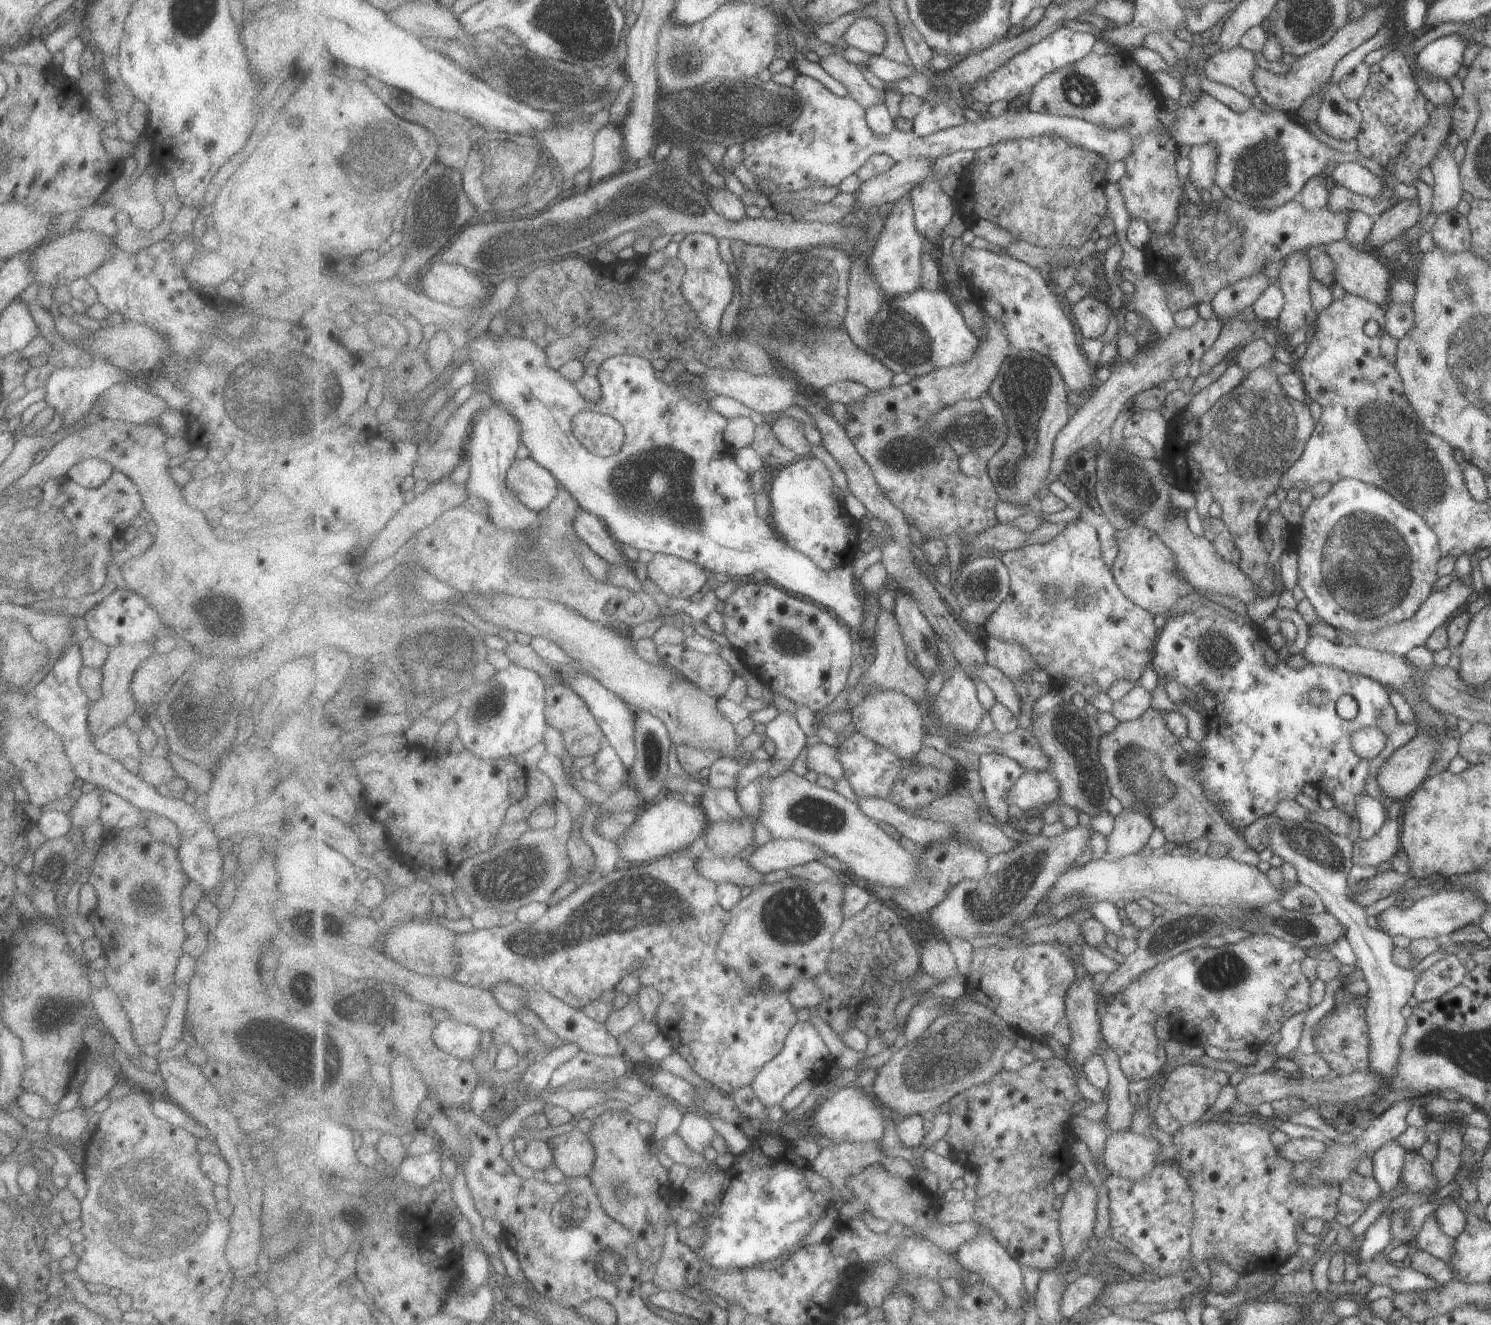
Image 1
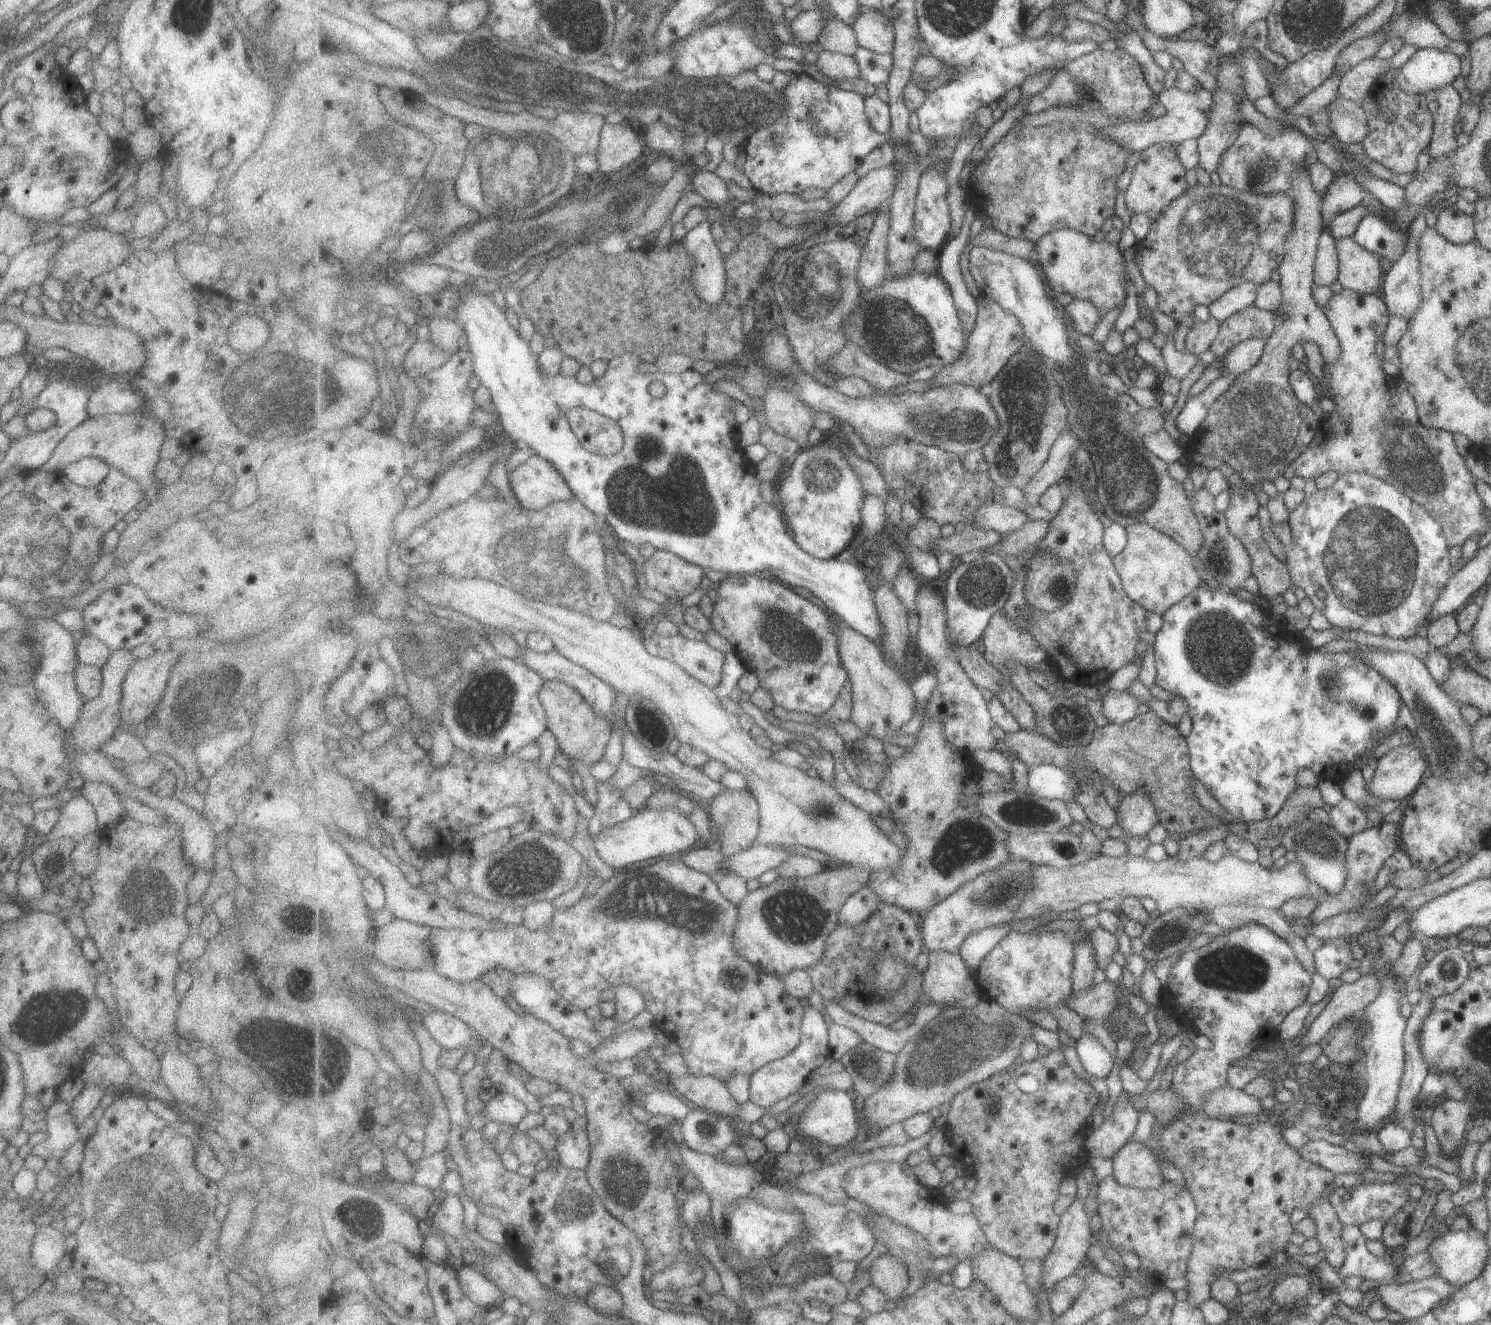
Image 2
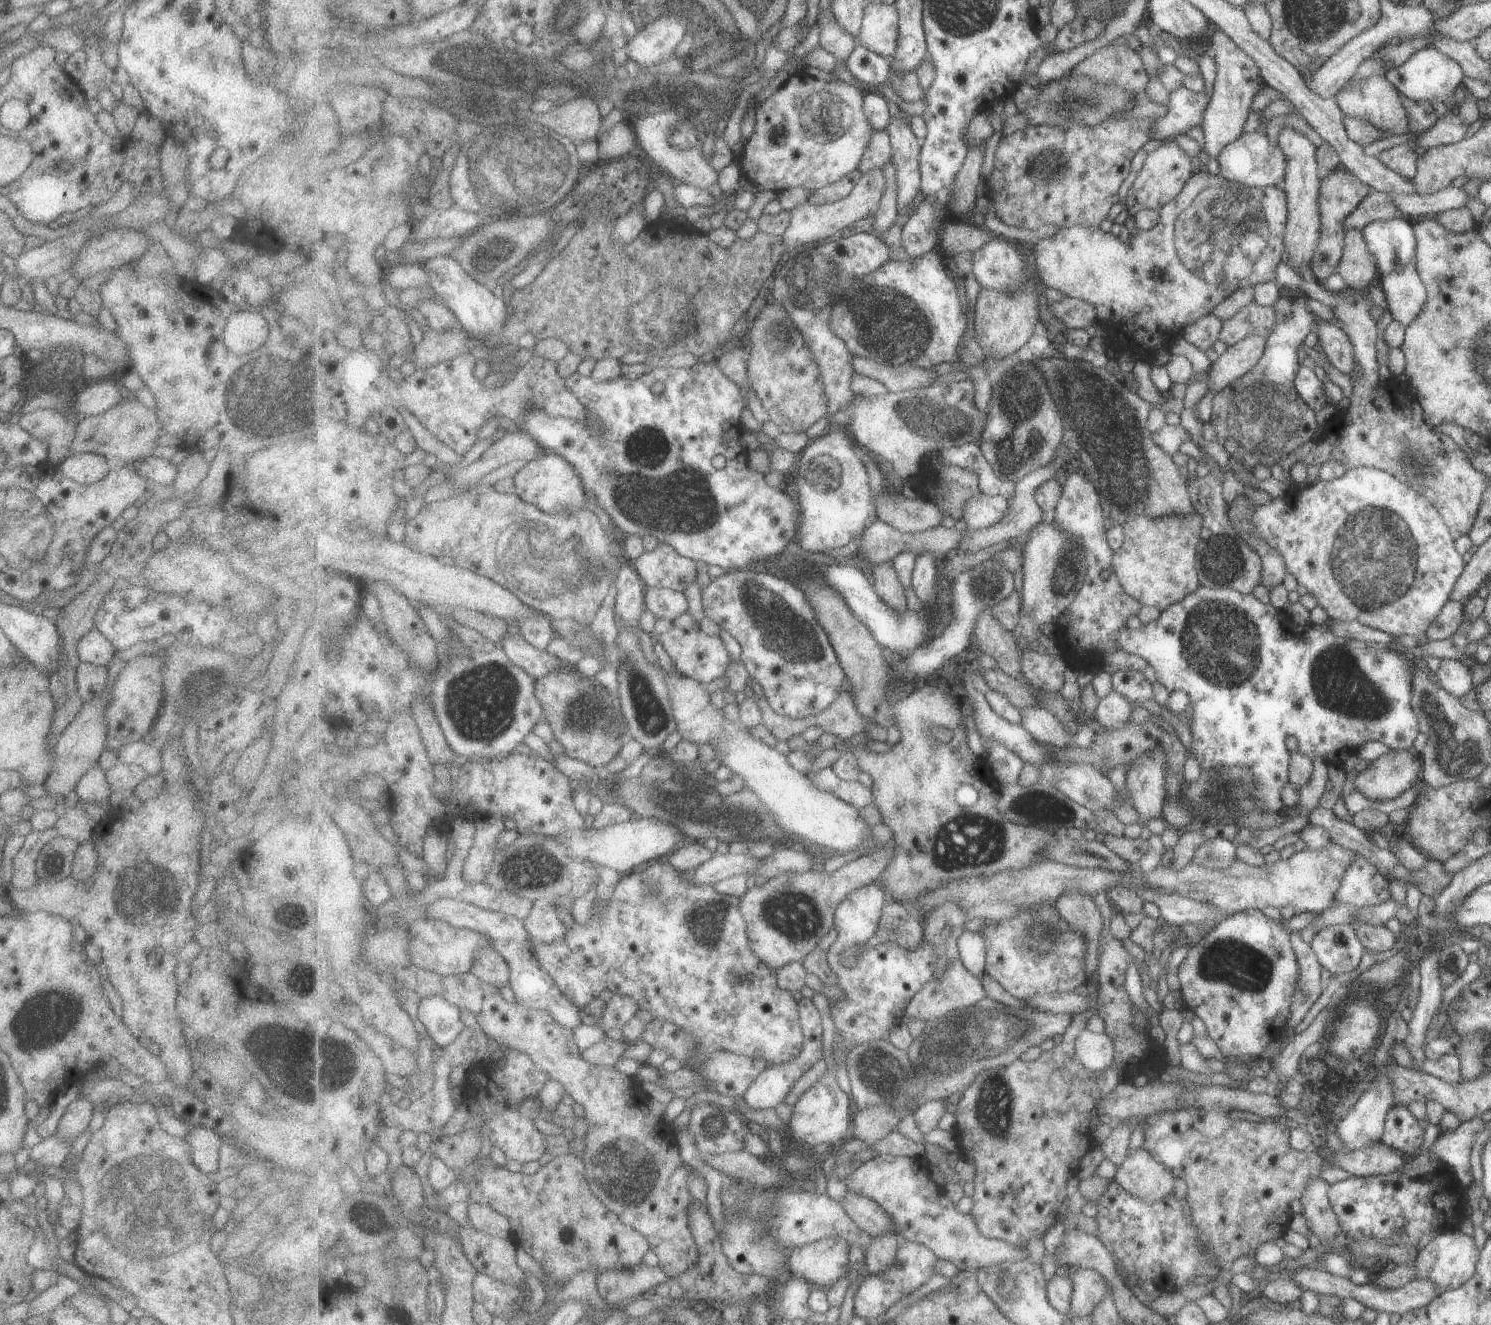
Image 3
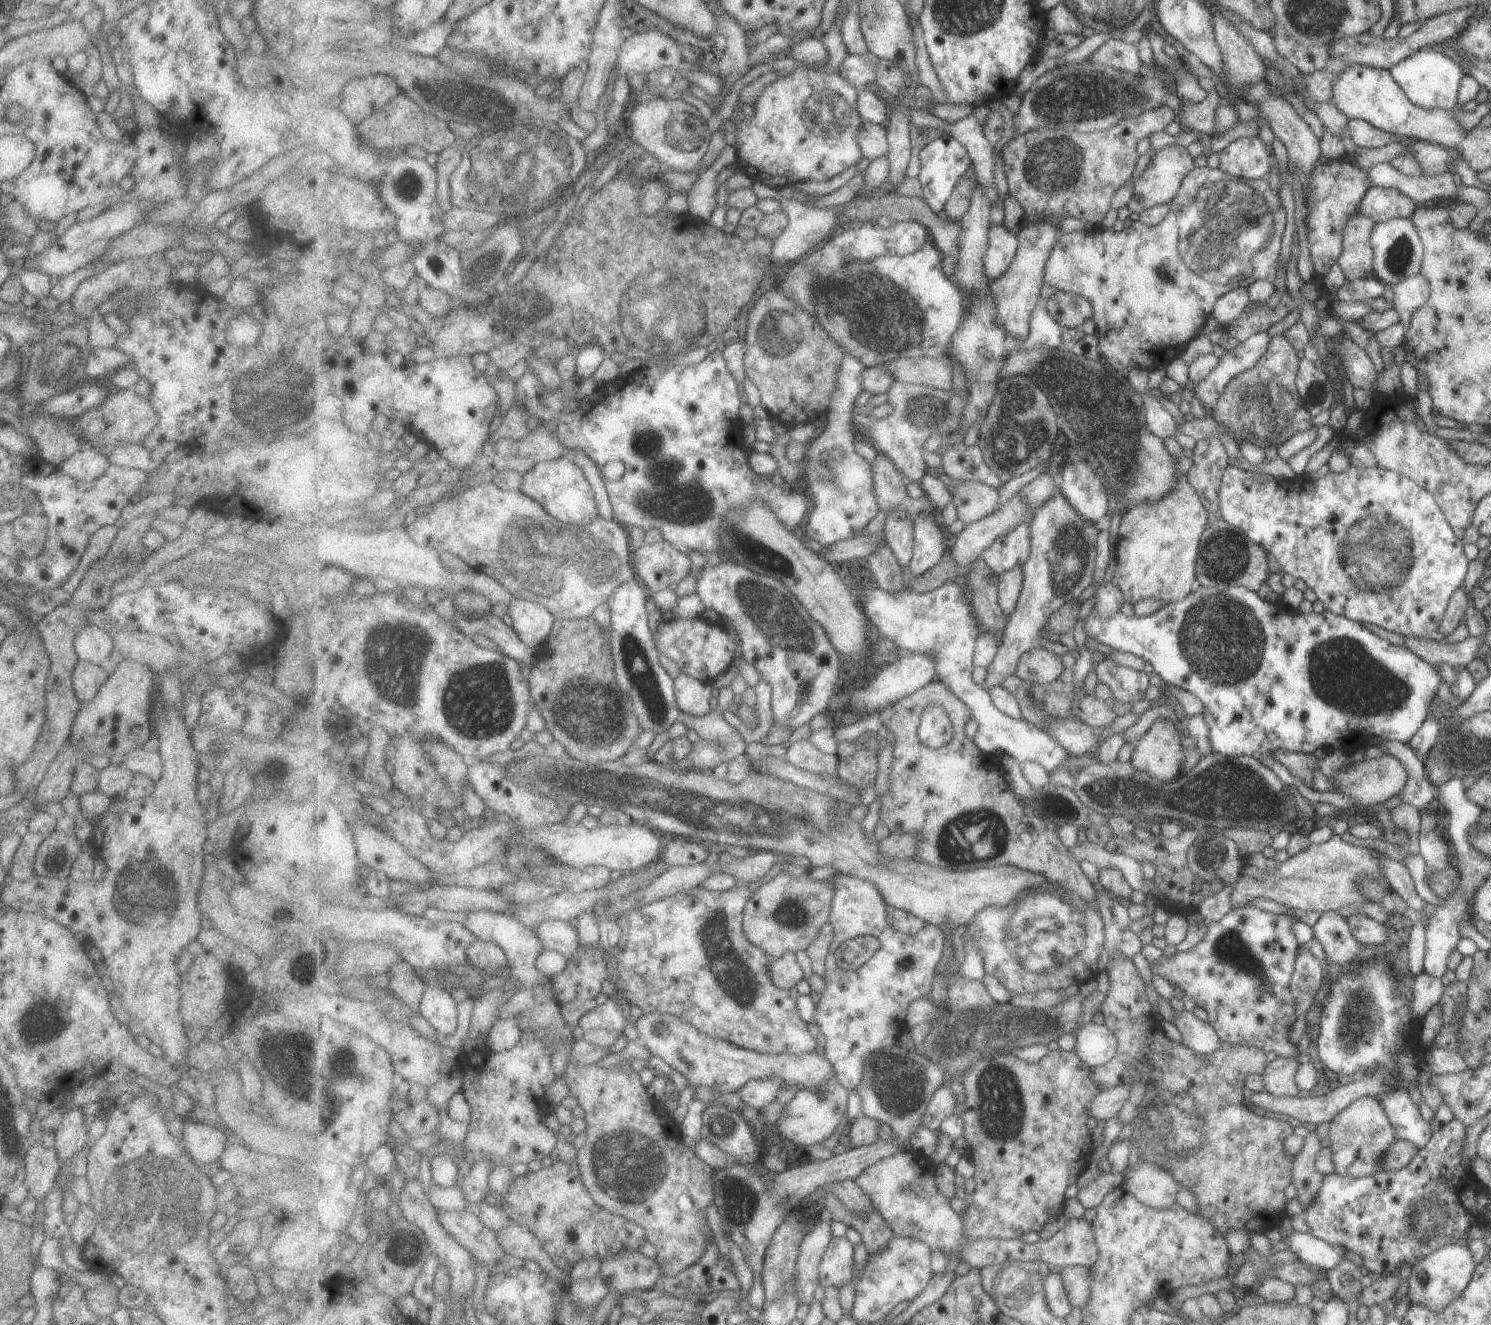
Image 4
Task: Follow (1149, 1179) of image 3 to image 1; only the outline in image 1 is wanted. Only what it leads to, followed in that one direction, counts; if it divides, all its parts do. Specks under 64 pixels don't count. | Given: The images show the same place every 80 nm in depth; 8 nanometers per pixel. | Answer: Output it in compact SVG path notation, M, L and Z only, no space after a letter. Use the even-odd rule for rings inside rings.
M1128 1130L1110 1134L1104 1153L1107 1168L1122 1178L1142 1180L1155 1168L1158 1143L1145 1134Z

